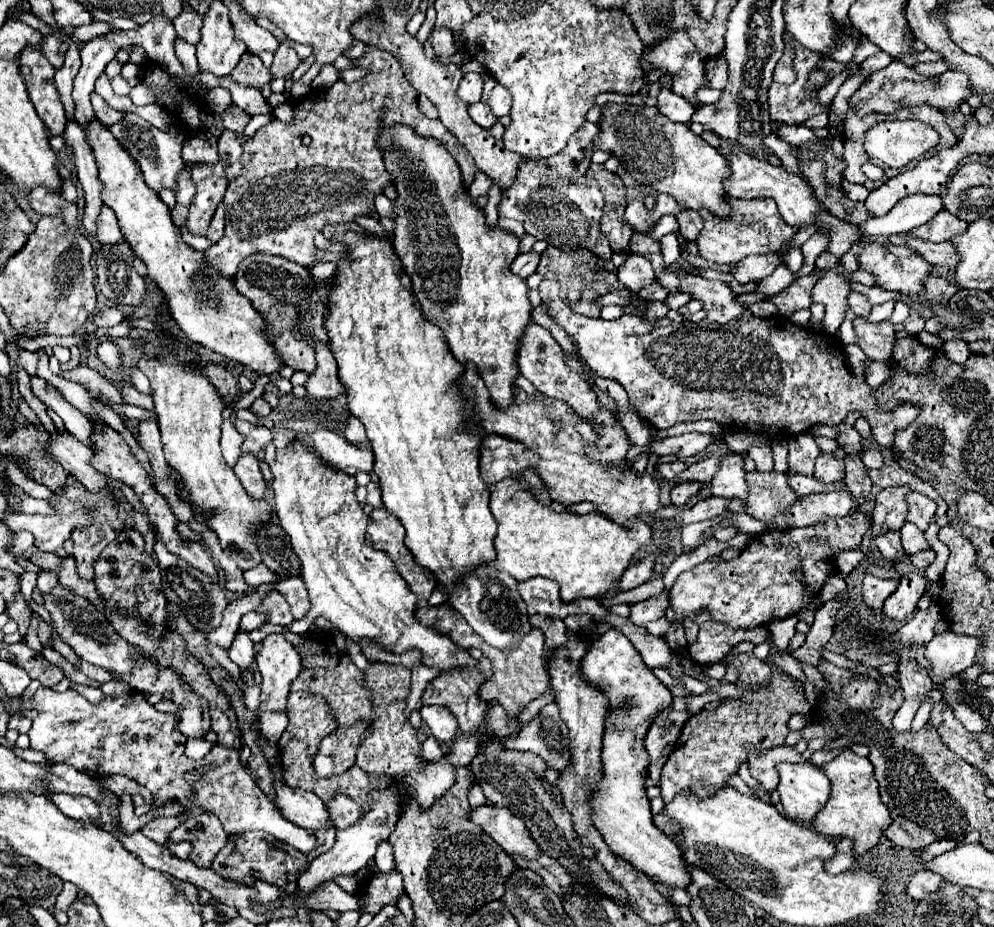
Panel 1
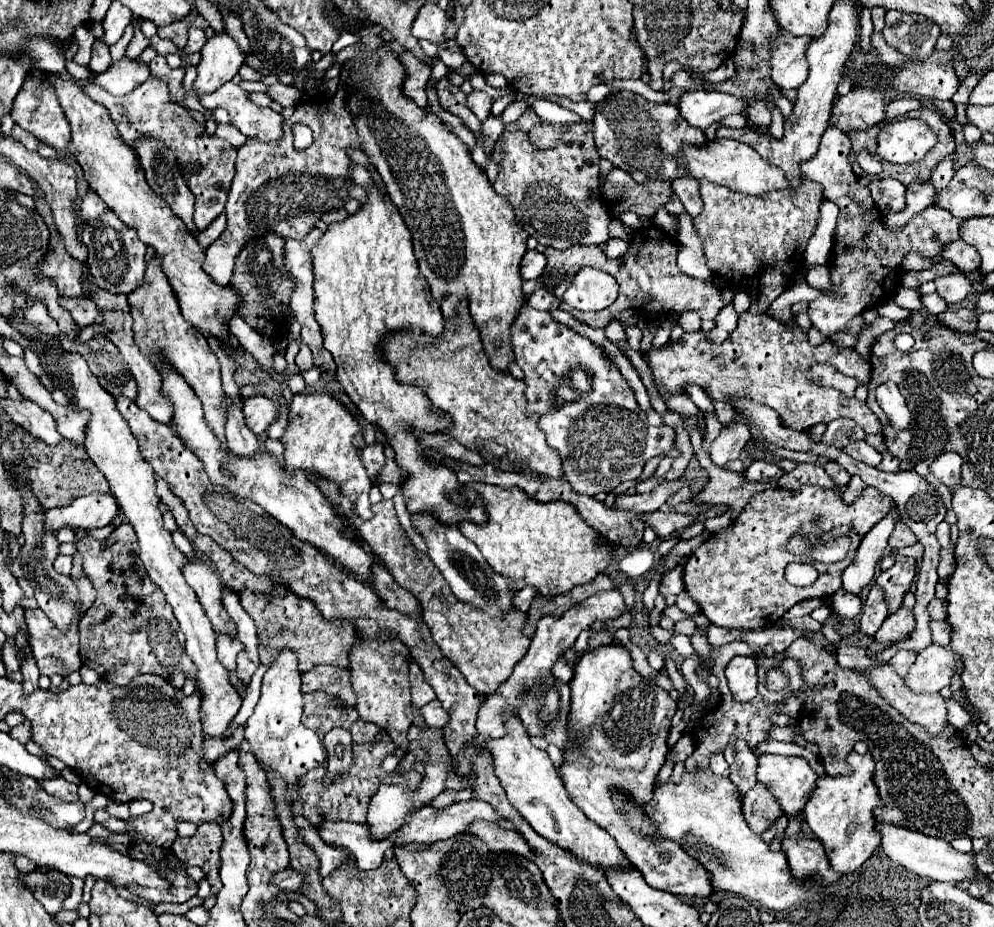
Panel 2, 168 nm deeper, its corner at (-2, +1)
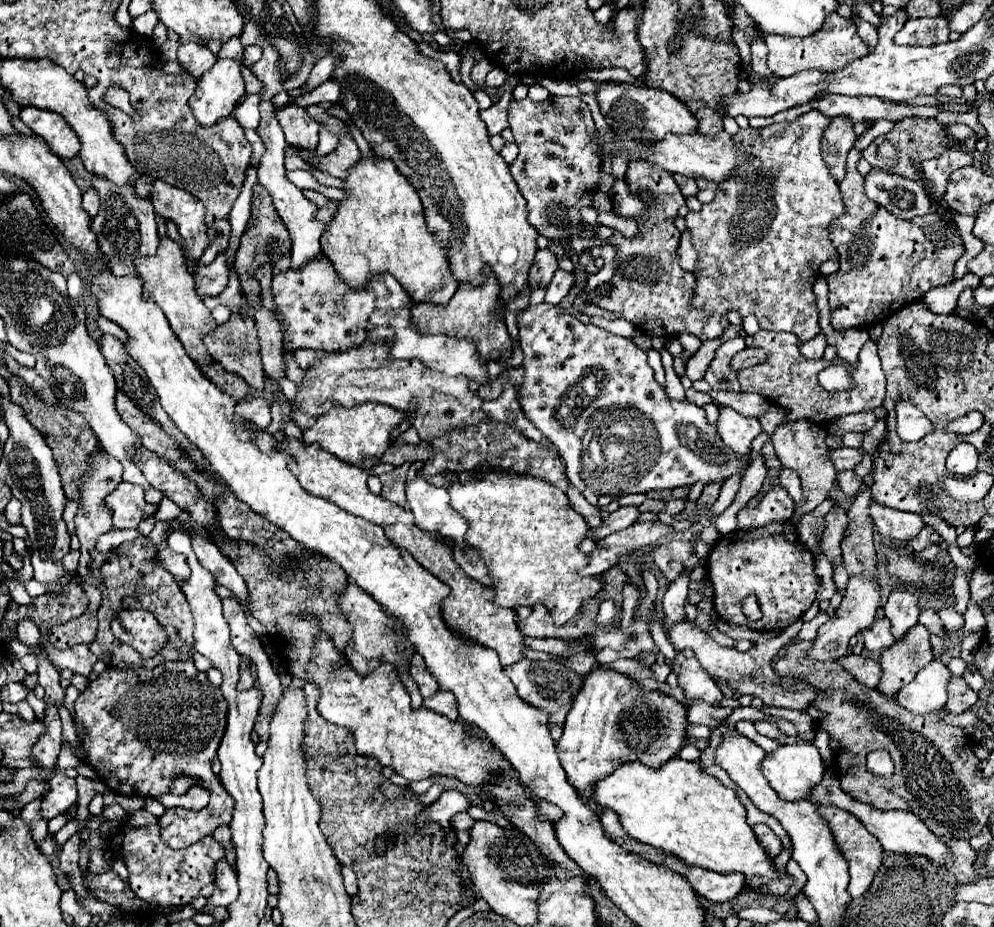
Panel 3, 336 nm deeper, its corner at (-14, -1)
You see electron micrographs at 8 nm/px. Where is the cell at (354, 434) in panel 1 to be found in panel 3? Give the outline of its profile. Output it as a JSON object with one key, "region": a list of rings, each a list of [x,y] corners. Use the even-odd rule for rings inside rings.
{"region":[[[409,463],[401,465],[401,467],[395,467],[391,473],[387,475],[381,475],[382,491],[381,497],[387,499],[387,501],[393,501],[397,503],[399,507],[405,505],[405,480],[407,479],[407,471],[409,471]]]}

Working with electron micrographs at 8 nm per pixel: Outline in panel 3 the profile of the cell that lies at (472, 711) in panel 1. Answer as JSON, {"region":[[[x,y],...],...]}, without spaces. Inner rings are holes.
{"region":[[[415,653],[415,655],[411,657],[411,675],[413,675],[413,679],[417,681],[423,697],[431,697],[431,695],[439,689],[437,681],[435,681],[435,679],[431,677],[431,673],[427,671],[425,661],[423,661],[423,657],[419,657],[419,653]]]}

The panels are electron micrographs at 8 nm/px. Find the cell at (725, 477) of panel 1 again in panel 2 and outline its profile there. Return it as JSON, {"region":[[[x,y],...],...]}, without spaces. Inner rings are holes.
{"region":[[[729,423],[721,429],[719,437],[711,445],[711,461],[725,469],[731,459],[739,459],[745,443],[751,439],[751,433],[745,423]]]}

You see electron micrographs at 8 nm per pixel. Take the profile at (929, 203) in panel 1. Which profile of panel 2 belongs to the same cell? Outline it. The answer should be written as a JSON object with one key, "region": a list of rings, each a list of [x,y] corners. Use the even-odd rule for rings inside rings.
{"region":[[[949,155],[943,159],[943,163],[939,163],[933,173],[931,173],[931,183],[935,187],[935,191],[941,191],[943,187],[947,187],[947,183],[951,181],[953,177],[953,161],[955,161],[955,155]]]}

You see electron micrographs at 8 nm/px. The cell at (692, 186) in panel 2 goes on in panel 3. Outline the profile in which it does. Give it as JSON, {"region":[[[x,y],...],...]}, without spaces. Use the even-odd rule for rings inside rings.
{"region":[[[699,177],[699,179],[697,179],[697,187],[699,187],[697,199],[699,199],[701,203],[709,203],[709,201],[713,199],[713,195],[715,195],[715,187],[717,187],[717,183]]]}

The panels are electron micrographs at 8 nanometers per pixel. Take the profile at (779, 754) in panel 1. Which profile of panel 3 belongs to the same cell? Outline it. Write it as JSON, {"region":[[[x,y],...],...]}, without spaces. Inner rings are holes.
{"region":[[[765,823],[755,825],[755,827],[753,827],[753,831],[755,831],[757,841],[763,845],[765,853],[769,853],[769,857],[771,857],[771,859],[775,859],[775,857],[783,851],[783,845],[781,845],[779,837],[777,837],[777,835],[775,835],[775,833],[765,825]]]}

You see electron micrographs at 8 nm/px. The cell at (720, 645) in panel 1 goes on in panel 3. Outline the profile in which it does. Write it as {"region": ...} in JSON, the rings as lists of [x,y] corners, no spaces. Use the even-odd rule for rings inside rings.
{"region":[[[819,611],[815,619],[807,621],[807,623],[803,625],[801,633],[795,637],[795,641],[805,641],[805,639],[807,639],[807,641],[813,641],[813,639],[815,639],[815,633],[817,633],[817,629],[823,625],[823,621],[827,621],[827,611]]]}

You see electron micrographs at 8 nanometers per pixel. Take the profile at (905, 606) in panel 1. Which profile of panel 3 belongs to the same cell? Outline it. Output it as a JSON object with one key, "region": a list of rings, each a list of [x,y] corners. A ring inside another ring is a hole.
{"region":[[[915,625],[907,631],[903,641],[891,645],[881,653],[879,663],[883,669],[877,691],[885,697],[893,697],[905,683],[913,681],[915,675],[933,659],[929,631],[923,625]]]}

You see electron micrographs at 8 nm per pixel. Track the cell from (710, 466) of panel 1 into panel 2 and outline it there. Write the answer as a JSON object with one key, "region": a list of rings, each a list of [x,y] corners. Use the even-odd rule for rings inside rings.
{"region":[[[685,477],[677,479],[677,481],[663,481],[659,483],[653,491],[649,493],[635,493],[635,495],[619,495],[615,499],[615,507],[621,509],[631,509],[635,513],[649,513],[649,511],[657,511],[675,491],[679,491],[681,487],[689,485],[689,481]]]}

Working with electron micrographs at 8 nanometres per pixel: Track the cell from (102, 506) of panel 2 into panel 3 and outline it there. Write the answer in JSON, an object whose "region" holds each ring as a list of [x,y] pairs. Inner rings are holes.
{"region":[[[119,483],[105,501],[113,509],[113,527],[117,529],[137,529],[147,519],[147,513],[157,511],[151,509],[151,503],[143,501],[143,487],[131,483]]]}

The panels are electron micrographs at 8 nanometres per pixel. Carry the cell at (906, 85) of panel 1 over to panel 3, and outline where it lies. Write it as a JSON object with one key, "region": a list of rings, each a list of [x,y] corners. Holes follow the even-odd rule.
{"region":[[[835,117],[823,131],[823,161],[831,169],[835,181],[845,177],[845,159],[855,141],[857,135],[853,133],[853,123],[849,117]]]}

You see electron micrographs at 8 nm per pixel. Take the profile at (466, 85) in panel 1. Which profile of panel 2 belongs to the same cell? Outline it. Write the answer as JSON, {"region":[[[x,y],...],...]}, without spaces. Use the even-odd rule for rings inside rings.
{"region":[[[473,89],[467,95],[467,107],[479,117],[479,121],[483,121],[491,113],[491,103],[493,103],[493,99],[487,93],[483,93],[483,91]]]}

